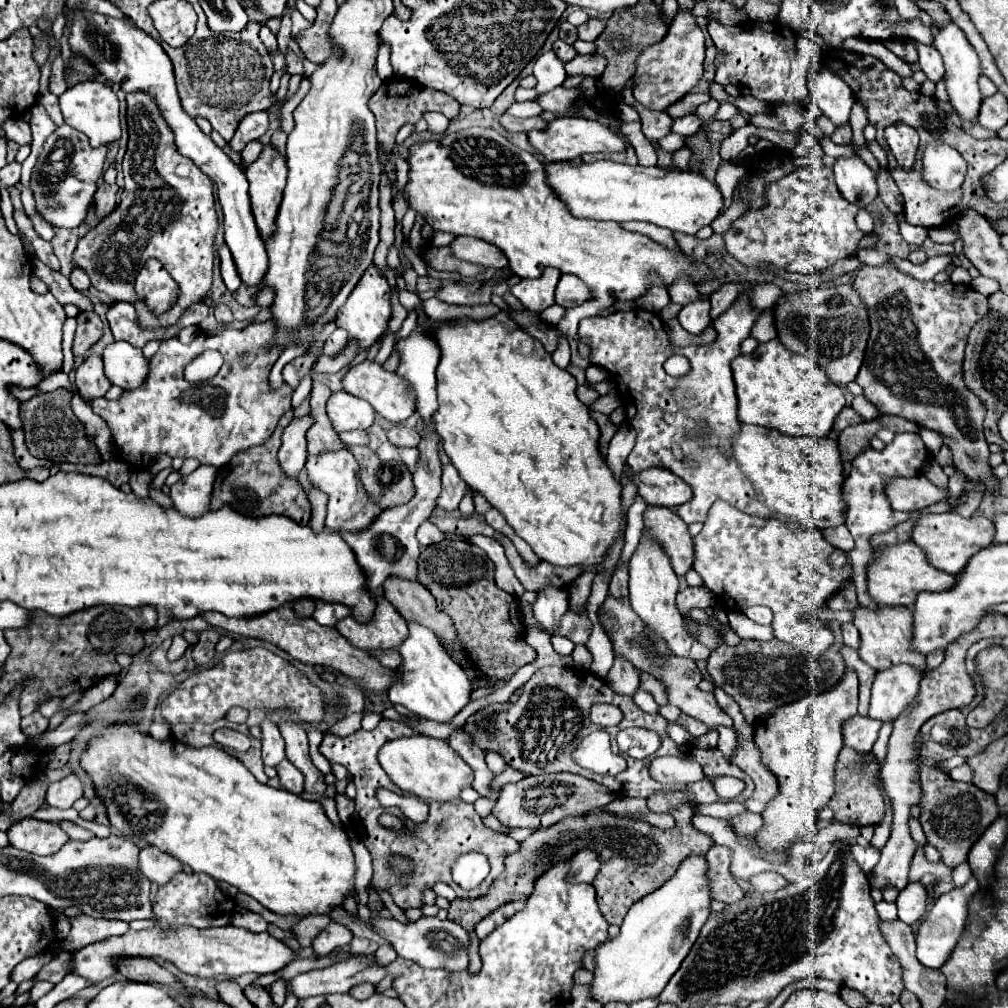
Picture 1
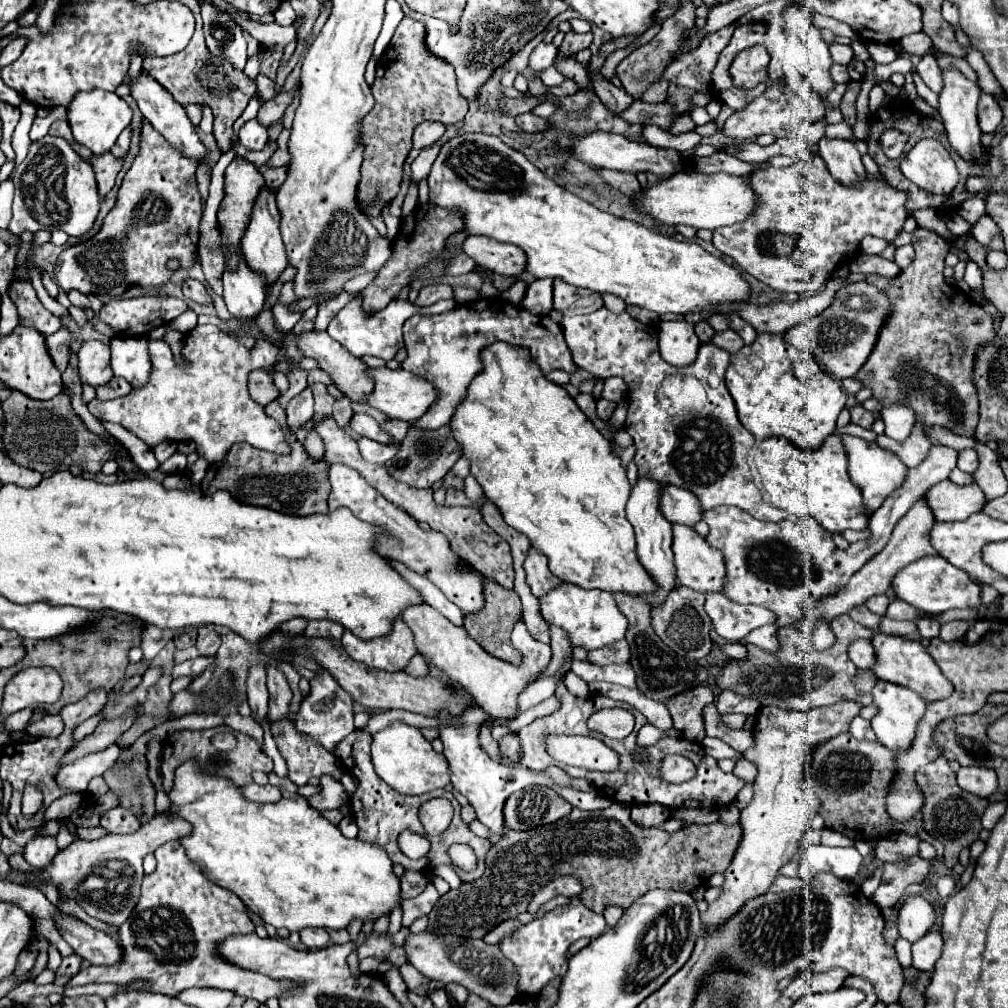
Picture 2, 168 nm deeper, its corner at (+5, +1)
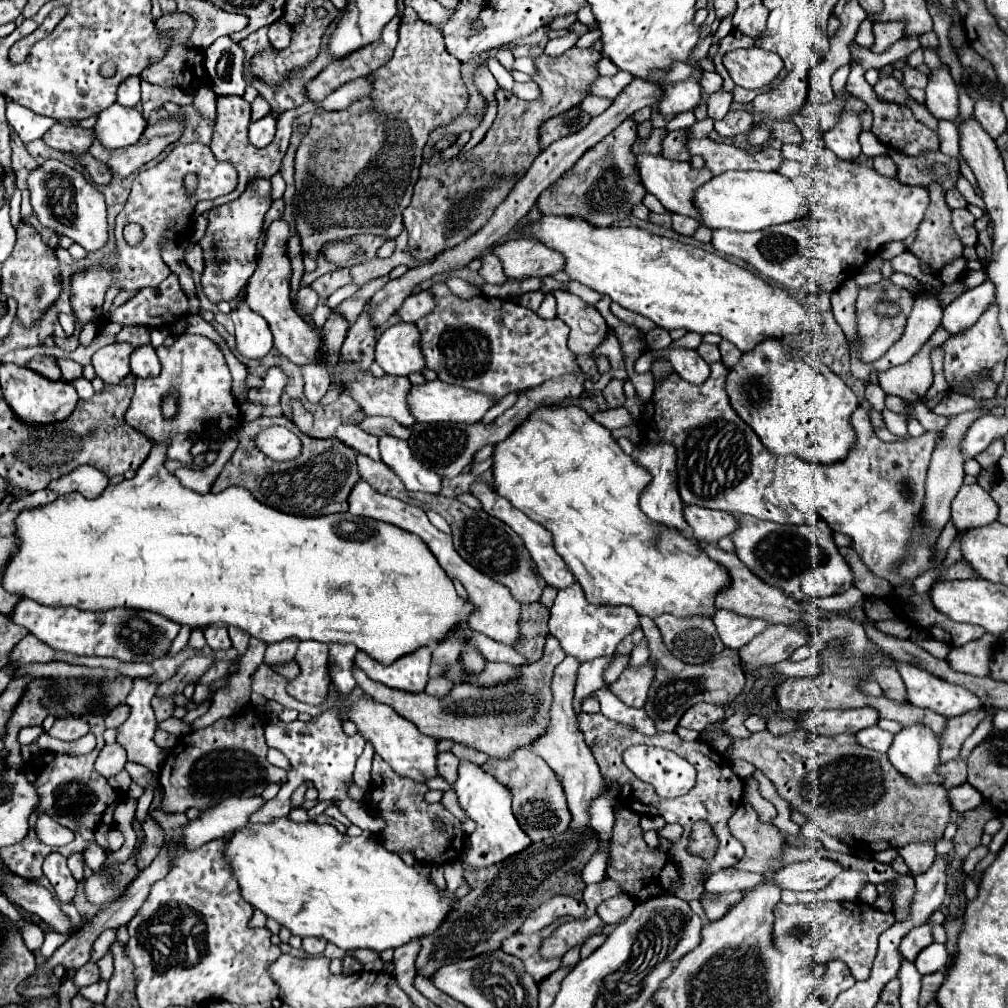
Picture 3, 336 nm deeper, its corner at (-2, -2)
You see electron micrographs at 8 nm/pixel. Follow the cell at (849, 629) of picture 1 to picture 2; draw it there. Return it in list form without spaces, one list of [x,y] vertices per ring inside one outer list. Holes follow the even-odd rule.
[[[854,639],[848,647],[850,661],[860,669],[870,669],[870,663],[874,661],[874,649],[868,639]]]

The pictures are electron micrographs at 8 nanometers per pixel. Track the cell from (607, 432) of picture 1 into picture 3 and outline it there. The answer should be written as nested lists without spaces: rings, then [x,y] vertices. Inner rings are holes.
[[[613,378],[603,390],[603,396],[609,402],[609,406],[621,406],[623,404],[623,380]]]

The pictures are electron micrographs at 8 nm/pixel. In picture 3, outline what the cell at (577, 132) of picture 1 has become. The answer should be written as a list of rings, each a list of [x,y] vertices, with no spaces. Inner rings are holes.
[[[639,154],[637,162],[639,162],[641,180],[643,180],[643,186],[647,188],[647,192],[657,196],[659,202],[669,212],[683,214],[683,216],[689,216],[689,218],[695,218],[697,222],[701,222],[697,208],[695,208],[695,202],[693,202],[693,196],[695,196],[695,190],[699,186],[703,186],[705,182],[709,182],[713,178],[713,174],[709,170],[705,170],[705,168],[693,170],[691,164],[687,164],[687,162],[673,162],[673,160],[667,160],[663,156],[651,156],[651,154]]]

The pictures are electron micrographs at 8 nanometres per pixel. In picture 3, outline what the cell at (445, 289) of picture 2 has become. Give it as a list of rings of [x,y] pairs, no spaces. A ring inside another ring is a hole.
[[[419,292],[419,294],[407,296],[401,308],[397,310],[397,314],[403,322],[417,322],[425,314],[429,314],[429,310],[433,310],[433,296],[429,292]]]

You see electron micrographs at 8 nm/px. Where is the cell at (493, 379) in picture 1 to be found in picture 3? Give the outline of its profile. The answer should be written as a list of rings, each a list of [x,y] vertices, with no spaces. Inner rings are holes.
[[[545,406],[545,410],[537,410],[507,440],[497,444],[493,460],[495,490],[529,518],[551,530],[557,552],[565,556],[569,570],[593,604],[631,606],[639,616],[649,618],[661,614],[713,618],[717,614],[715,596],[729,586],[729,572],[713,562],[693,538],[645,518],[639,508],[639,496],[651,482],[651,474],[635,464],[619,448],[611,432],[597,424],[585,410],[577,406]]]

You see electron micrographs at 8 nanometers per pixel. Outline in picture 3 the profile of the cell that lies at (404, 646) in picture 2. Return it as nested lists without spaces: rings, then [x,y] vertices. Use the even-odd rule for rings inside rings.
[[[417,650],[417,654],[409,654],[393,662],[393,666],[381,666],[367,658],[367,654],[357,654],[355,664],[375,682],[381,682],[389,688],[403,692],[423,692],[427,686],[427,672],[431,662],[431,650]]]

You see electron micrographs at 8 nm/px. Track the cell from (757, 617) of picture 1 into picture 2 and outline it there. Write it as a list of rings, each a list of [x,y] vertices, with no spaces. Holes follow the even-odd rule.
[[[704,593],[704,609],[712,619],[712,625],[720,637],[726,641],[740,641],[752,629],[774,623],[776,615],[766,607],[758,605],[740,605],[726,599],[722,593]]]

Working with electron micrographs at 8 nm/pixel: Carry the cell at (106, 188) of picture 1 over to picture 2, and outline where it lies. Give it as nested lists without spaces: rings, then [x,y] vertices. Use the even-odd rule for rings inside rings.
[[[104,153],[94,159],[92,167],[98,181],[98,193],[100,197],[106,197],[106,193],[114,187],[114,179],[122,167],[122,159],[114,159],[110,153]]]

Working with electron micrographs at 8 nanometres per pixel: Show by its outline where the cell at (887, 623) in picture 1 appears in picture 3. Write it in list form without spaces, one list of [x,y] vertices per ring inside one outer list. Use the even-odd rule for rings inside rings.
[[[901,662],[899,672],[907,686],[909,702],[919,708],[929,708],[947,718],[955,718],[983,708],[983,702],[973,692],[965,690],[963,686],[935,678],[933,674],[913,664]]]

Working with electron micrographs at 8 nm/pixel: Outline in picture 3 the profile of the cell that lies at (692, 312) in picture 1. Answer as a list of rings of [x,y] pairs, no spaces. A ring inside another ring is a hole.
[[[675,348],[675,350],[661,350],[659,354],[667,356],[669,362],[673,362],[675,372],[689,384],[701,386],[709,378],[709,374],[711,374],[709,364],[697,354],[697,350]]]

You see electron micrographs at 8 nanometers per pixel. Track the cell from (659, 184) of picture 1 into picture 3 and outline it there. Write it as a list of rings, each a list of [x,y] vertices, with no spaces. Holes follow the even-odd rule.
[[[725,172],[697,188],[695,206],[711,230],[727,228],[737,232],[765,230],[769,226],[809,218],[811,202],[797,192],[793,182],[779,172]]]

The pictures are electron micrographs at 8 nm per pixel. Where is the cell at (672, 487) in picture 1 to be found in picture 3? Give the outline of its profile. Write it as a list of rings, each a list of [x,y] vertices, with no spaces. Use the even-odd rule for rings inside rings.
[[[685,506],[685,520],[693,528],[693,538],[709,544],[719,542],[723,536],[731,536],[739,526],[733,514],[699,506]]]

